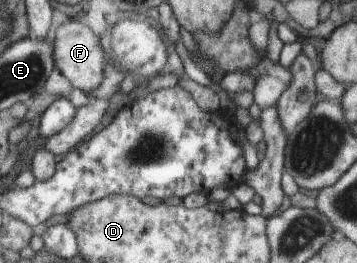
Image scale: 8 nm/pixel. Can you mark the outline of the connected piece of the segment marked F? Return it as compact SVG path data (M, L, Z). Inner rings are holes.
M69 19L60 25L52 37L54 46L54 65L72 83L73 88L81 89L86 94L95 91L103 81L105 59L101 42L91 29L76 19Z

